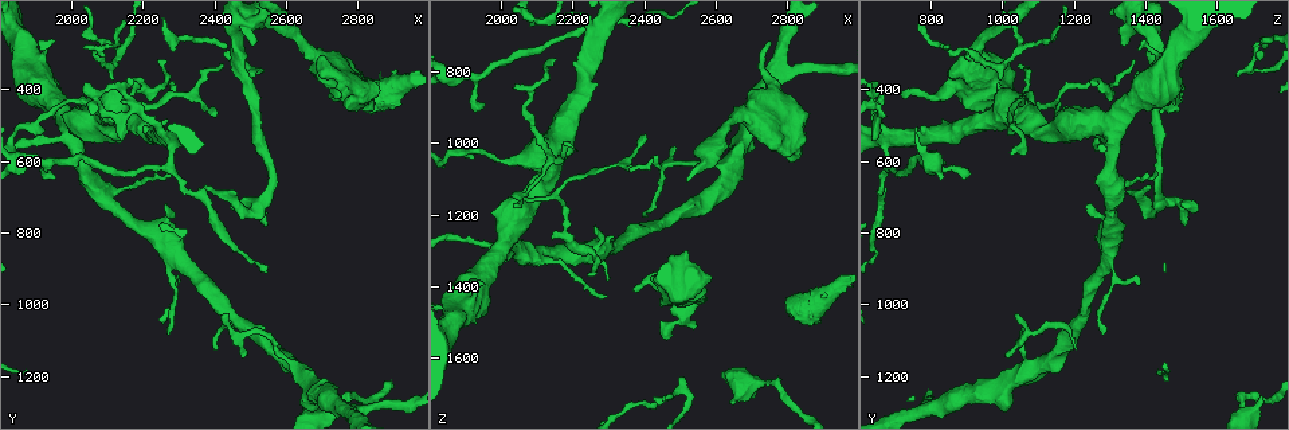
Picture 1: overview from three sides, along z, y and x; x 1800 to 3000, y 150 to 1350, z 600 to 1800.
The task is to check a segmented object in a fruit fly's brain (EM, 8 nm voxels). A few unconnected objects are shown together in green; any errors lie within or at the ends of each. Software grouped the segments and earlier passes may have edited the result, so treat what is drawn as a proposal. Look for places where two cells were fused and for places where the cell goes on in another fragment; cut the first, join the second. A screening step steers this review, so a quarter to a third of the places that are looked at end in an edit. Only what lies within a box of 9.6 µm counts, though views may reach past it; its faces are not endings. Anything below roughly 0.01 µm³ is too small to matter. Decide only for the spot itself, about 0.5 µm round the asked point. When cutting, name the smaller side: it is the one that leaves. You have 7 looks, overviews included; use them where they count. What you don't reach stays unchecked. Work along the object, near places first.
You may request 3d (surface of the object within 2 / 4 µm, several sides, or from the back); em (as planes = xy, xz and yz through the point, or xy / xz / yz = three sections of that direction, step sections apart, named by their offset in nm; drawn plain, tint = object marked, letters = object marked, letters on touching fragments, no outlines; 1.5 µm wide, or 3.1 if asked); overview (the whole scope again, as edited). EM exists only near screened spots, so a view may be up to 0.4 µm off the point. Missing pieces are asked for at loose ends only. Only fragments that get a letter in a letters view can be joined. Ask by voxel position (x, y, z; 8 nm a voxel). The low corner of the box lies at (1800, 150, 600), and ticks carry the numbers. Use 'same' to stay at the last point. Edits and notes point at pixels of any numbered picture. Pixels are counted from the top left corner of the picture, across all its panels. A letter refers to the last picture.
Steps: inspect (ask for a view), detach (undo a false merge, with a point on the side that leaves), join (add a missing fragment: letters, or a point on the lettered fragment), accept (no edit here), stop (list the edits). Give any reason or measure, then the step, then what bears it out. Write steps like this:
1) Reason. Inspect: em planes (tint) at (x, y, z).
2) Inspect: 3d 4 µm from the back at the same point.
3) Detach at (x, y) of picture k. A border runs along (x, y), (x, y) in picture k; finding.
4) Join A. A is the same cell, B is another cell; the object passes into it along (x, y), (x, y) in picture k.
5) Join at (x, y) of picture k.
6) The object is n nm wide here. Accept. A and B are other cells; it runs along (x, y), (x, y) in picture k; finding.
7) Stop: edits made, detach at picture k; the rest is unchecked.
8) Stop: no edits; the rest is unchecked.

Free end. Inspect: 3d 4 µm at (2750, 410, 710).

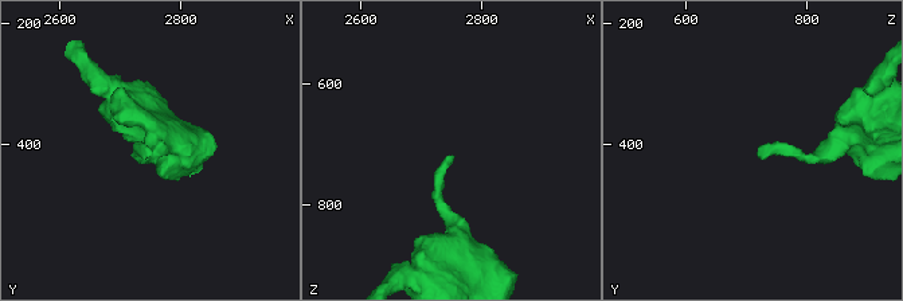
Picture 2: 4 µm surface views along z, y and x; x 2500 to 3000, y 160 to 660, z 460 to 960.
Now the EM. Inspect: em planes (plain) at (2750, 420, 720).

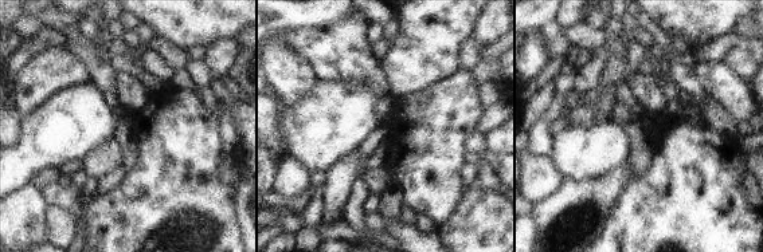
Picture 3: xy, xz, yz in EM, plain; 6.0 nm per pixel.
Inspect: em planes (letters) at the same point.

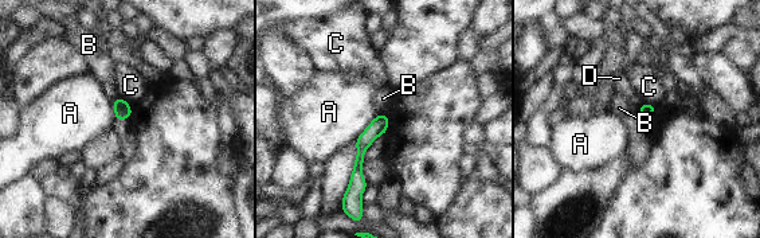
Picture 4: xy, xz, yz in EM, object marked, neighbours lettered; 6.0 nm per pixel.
The longest contact is with A, 200 nm. Accept. A, B, C and D are other cells; it runs along (383, 117), (361, 145), (353, 192) in picture 4; none of them fits.

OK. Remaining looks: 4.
Arms part here. Inspect: em xy step 4 (letters) at (1930, 600, 810).

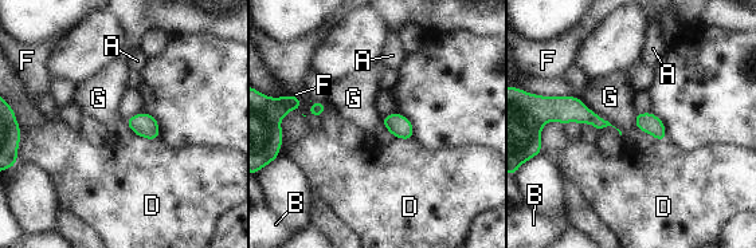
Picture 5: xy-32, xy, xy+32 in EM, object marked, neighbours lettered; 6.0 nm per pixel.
Accept. A, B, D, F and G are other cells; all the same cell.

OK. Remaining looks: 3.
Inspect: em xz step 4 (tint) at (2490, 1150, 1020).

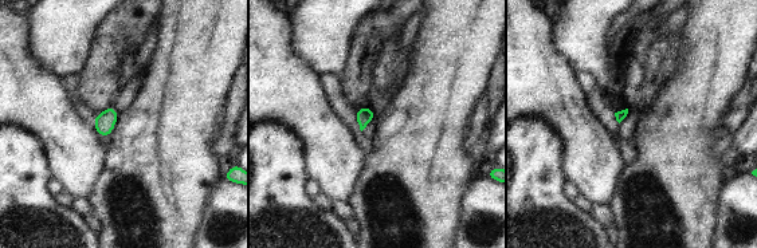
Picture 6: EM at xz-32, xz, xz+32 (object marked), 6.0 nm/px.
Another direction. Inspect: em planes (letters) at the same point.

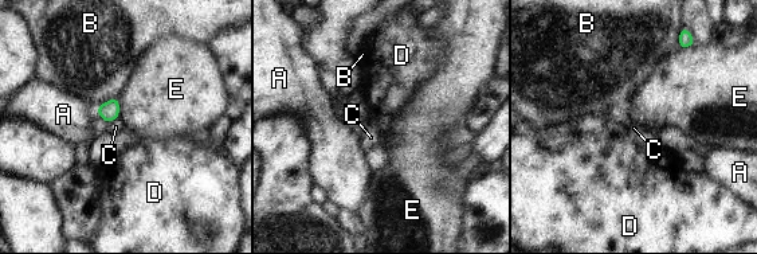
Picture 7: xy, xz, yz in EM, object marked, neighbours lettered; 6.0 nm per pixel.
The longest contact is with B, 160 nm. Accept. A, B, C, D and E are other cells; a border runs along (118, 117), (108, 125) in picture 7; no lettered fragment goes on from it.

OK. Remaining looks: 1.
Stop: no edits; the rest is unchecked.

